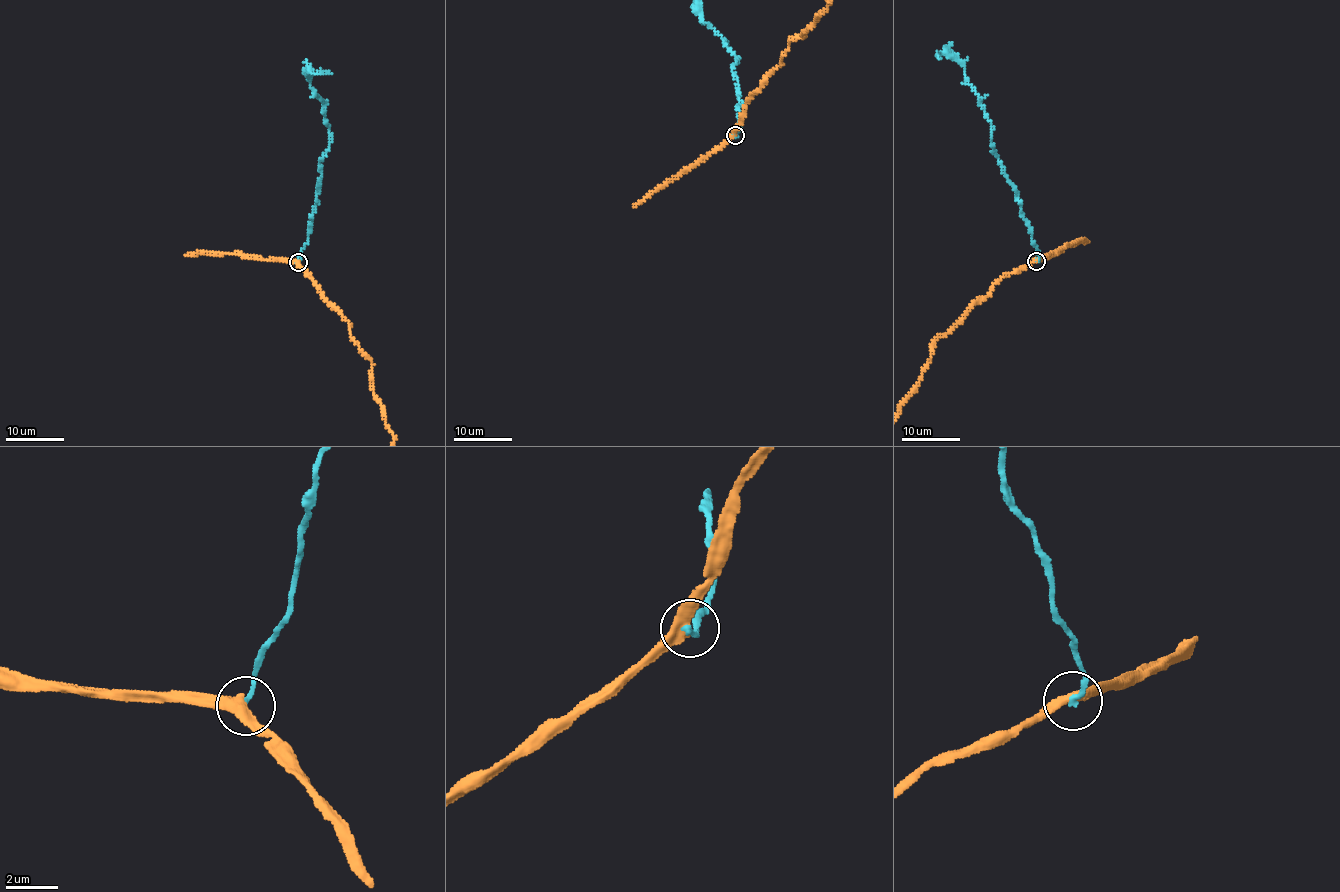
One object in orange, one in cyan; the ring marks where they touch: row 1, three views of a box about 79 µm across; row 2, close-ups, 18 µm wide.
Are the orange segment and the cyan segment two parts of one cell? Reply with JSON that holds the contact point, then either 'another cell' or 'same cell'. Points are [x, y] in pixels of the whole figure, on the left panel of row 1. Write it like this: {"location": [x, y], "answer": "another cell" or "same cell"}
{"location": [298, 262], "answer": "another cell"}

